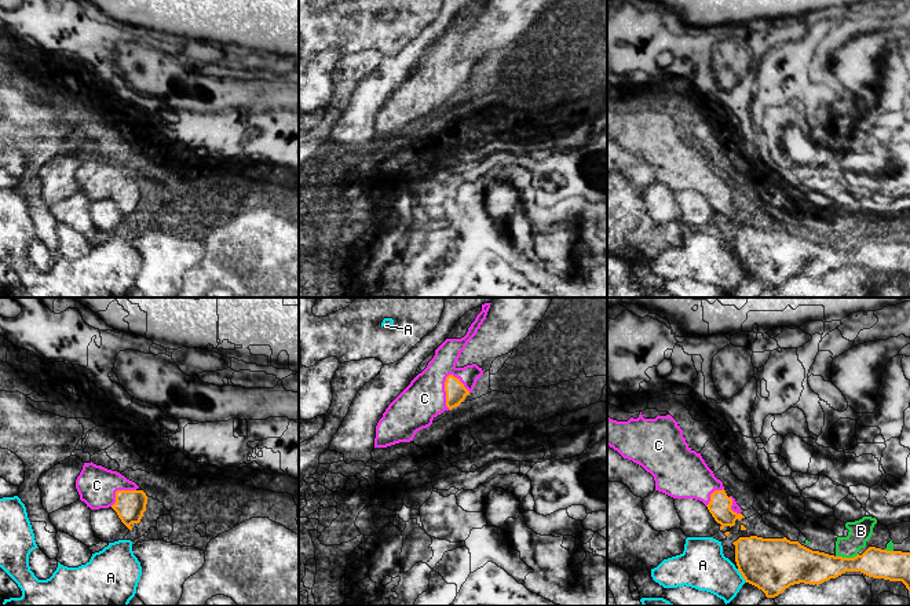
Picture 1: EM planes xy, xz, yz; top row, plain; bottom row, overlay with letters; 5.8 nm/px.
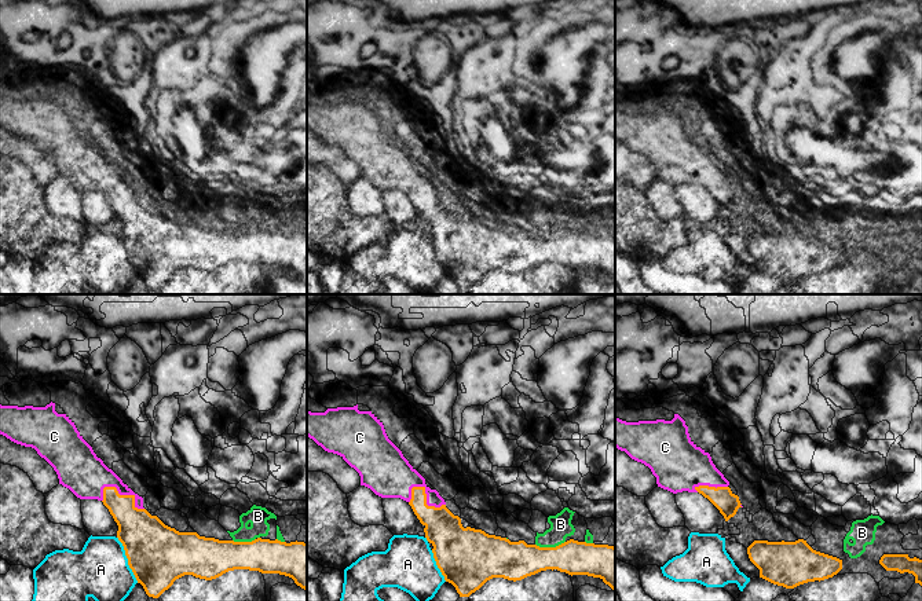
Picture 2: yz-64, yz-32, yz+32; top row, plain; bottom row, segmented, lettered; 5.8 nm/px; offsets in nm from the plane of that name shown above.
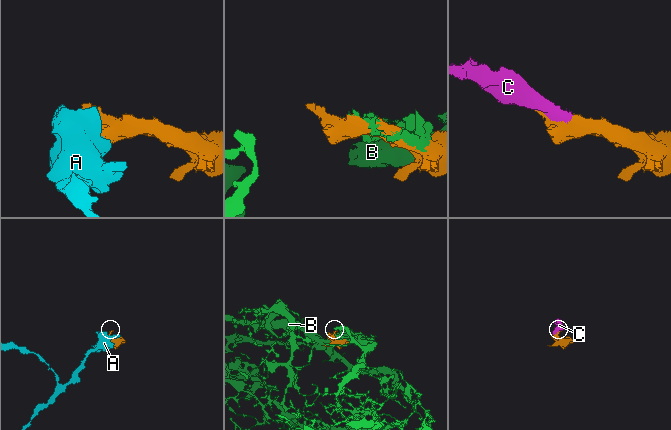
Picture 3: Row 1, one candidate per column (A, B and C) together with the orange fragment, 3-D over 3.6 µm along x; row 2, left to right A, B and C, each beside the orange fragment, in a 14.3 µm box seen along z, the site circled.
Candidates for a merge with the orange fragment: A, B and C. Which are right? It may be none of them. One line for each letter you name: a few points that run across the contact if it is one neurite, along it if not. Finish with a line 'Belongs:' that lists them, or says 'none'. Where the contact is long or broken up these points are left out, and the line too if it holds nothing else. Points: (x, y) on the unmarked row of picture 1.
Belongs: C

